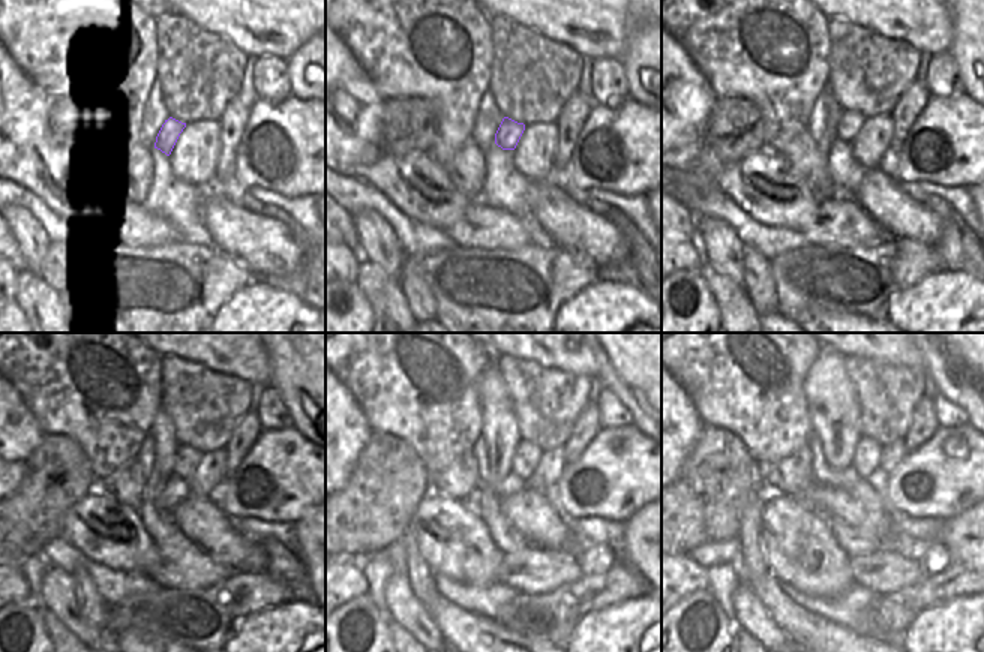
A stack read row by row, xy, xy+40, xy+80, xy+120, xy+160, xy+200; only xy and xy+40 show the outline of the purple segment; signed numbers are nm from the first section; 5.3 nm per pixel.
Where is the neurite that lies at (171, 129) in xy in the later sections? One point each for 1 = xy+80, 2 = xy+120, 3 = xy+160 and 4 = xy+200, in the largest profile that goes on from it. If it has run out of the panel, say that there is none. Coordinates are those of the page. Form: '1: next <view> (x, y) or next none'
1: next xy+80 (851, 123)
2: next xy+120 (186, 459)
3: next xy+160 (527, 454)
4: next xy+200 (866, 460)

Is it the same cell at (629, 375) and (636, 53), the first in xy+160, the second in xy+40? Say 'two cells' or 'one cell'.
one cell

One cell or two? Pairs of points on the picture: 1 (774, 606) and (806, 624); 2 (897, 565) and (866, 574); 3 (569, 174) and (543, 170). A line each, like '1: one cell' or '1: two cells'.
1: one cell
2: one cell
3: two cells

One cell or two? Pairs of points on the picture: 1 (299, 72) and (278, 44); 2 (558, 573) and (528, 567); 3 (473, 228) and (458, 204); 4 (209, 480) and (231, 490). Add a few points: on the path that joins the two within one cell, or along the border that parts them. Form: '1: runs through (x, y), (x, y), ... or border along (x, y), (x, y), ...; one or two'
1: border along (309, 38), (285, 60); two
2: runs through (551, 570), (536, 570); one
3: border along (474, 201), (444, 231); two
4: border along (225, 478), (206, 496); two

